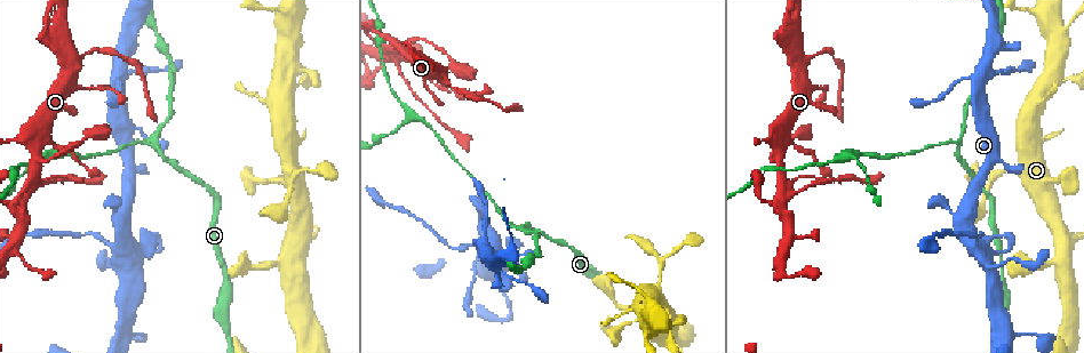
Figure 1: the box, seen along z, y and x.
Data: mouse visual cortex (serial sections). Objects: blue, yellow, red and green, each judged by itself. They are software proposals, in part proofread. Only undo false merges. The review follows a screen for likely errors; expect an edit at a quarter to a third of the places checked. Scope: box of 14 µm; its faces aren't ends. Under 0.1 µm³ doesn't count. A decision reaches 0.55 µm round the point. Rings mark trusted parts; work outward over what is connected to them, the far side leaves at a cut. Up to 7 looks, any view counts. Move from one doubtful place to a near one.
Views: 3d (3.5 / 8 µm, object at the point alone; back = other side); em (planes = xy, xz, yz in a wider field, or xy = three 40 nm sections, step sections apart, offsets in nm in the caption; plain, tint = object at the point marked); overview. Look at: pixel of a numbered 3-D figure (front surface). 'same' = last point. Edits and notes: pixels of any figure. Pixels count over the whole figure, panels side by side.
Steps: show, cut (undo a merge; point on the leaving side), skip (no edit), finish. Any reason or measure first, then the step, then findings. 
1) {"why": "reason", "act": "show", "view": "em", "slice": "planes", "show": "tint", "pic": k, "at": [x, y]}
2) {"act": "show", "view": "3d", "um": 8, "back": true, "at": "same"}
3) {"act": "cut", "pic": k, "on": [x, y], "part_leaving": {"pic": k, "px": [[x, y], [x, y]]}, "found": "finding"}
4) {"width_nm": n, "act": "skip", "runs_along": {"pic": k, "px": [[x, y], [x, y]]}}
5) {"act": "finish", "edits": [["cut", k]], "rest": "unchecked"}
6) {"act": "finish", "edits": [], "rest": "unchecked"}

{"why": "four or more arms meet", "act": "show", "view": "3d", "um": 3.5, "pic": 1, "at": [983, 70]}

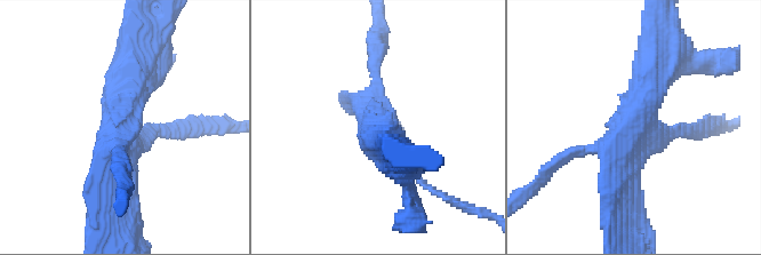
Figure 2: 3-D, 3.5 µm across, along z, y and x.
{"arms": 4, "arm_widths_nm": [150, 150, 300, 500], "act": "show", "view": "em", "slice": "xy", "step": 1, "show": "tint", "pic": 2, "at": [121, 125]}

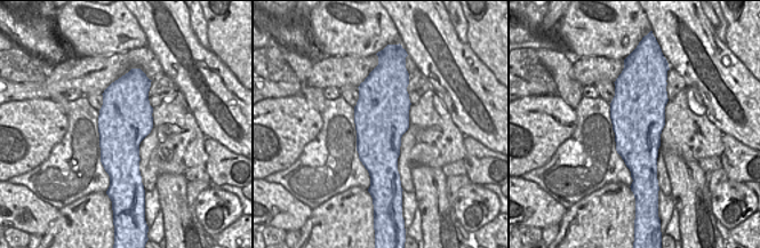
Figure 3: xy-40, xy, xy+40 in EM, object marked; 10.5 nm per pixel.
{"act": "skip", "runs_along": {"pic": 2, "px": [[622, 204], [622, 140], [659, 60]]}, "found": "all the same cell"}

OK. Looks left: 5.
{"why": "three arms meet", "act": "show", "view": "3d", "um": 3.5, "pic": 1, "at": [520, 227]}

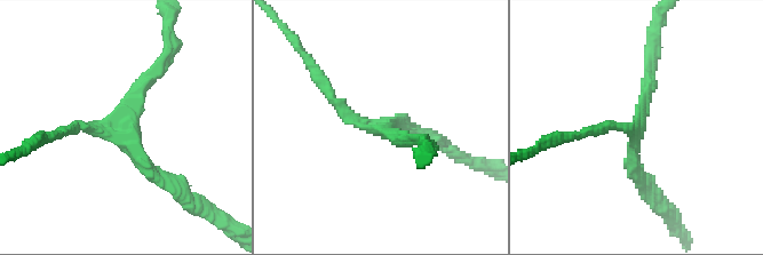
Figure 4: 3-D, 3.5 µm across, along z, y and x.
{"arms": 3, "arm_widths_nm": [150, 150, 200], "act": "show", "view": "em", "slice": "xy", "step": 2, "show": "plain", "pic": 4, "at": [124, 142]}

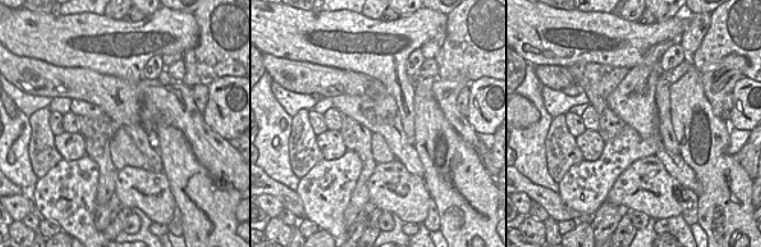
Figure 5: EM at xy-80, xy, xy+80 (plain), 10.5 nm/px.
{"why": "with the object marked", "act": "show", "view": "em", "slice": "xy", "step": 2, "show": "tint", "at": "same"}

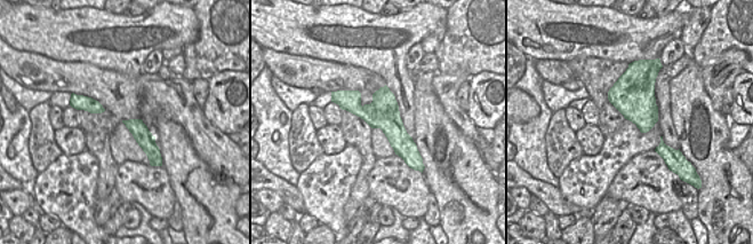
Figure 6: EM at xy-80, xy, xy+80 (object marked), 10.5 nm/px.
{"width_nm": 340, "act": "skip", "runs_along": {"pic": 6, "px": [[336, 94], [377, 115], [415, 151]]}, "found": "one cell here"}

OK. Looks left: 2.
{"why": "three-way junction", "act": "show", "view": "3d", "um": 3.5, "pic": 1, "at": [848, 156]}

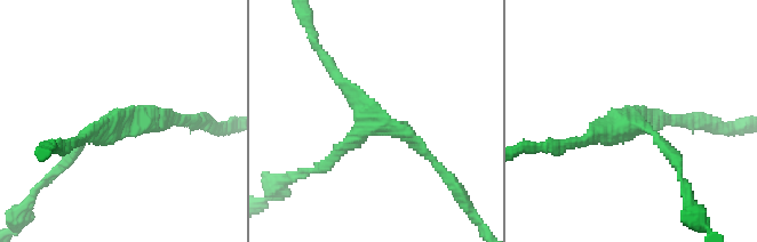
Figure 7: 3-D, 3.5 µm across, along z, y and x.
{"arms": 3, "arm_widths_nm": [150, 150, 200], "why": "shape alone is not enough", "act": "show", "view": "em", "slice": "xy", "step": 5, "show": "tint", "pic": 7, "at": [630, 125]}

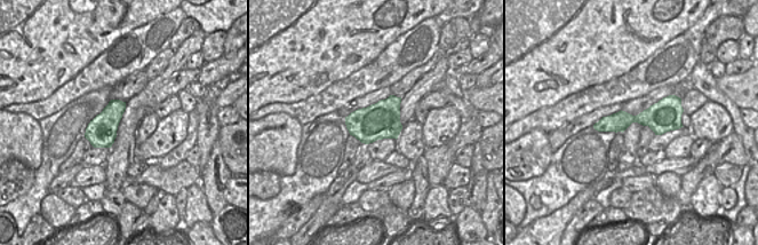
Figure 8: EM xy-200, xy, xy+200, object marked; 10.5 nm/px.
{"act": "skip", "runs_along": {"pic": 8, "px": [[678, 116], [629, 118], [597, 126]]}, "found": "all the same cell"}

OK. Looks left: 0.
{"act": "finish", "edits": [], "rest": "unchecked"}

